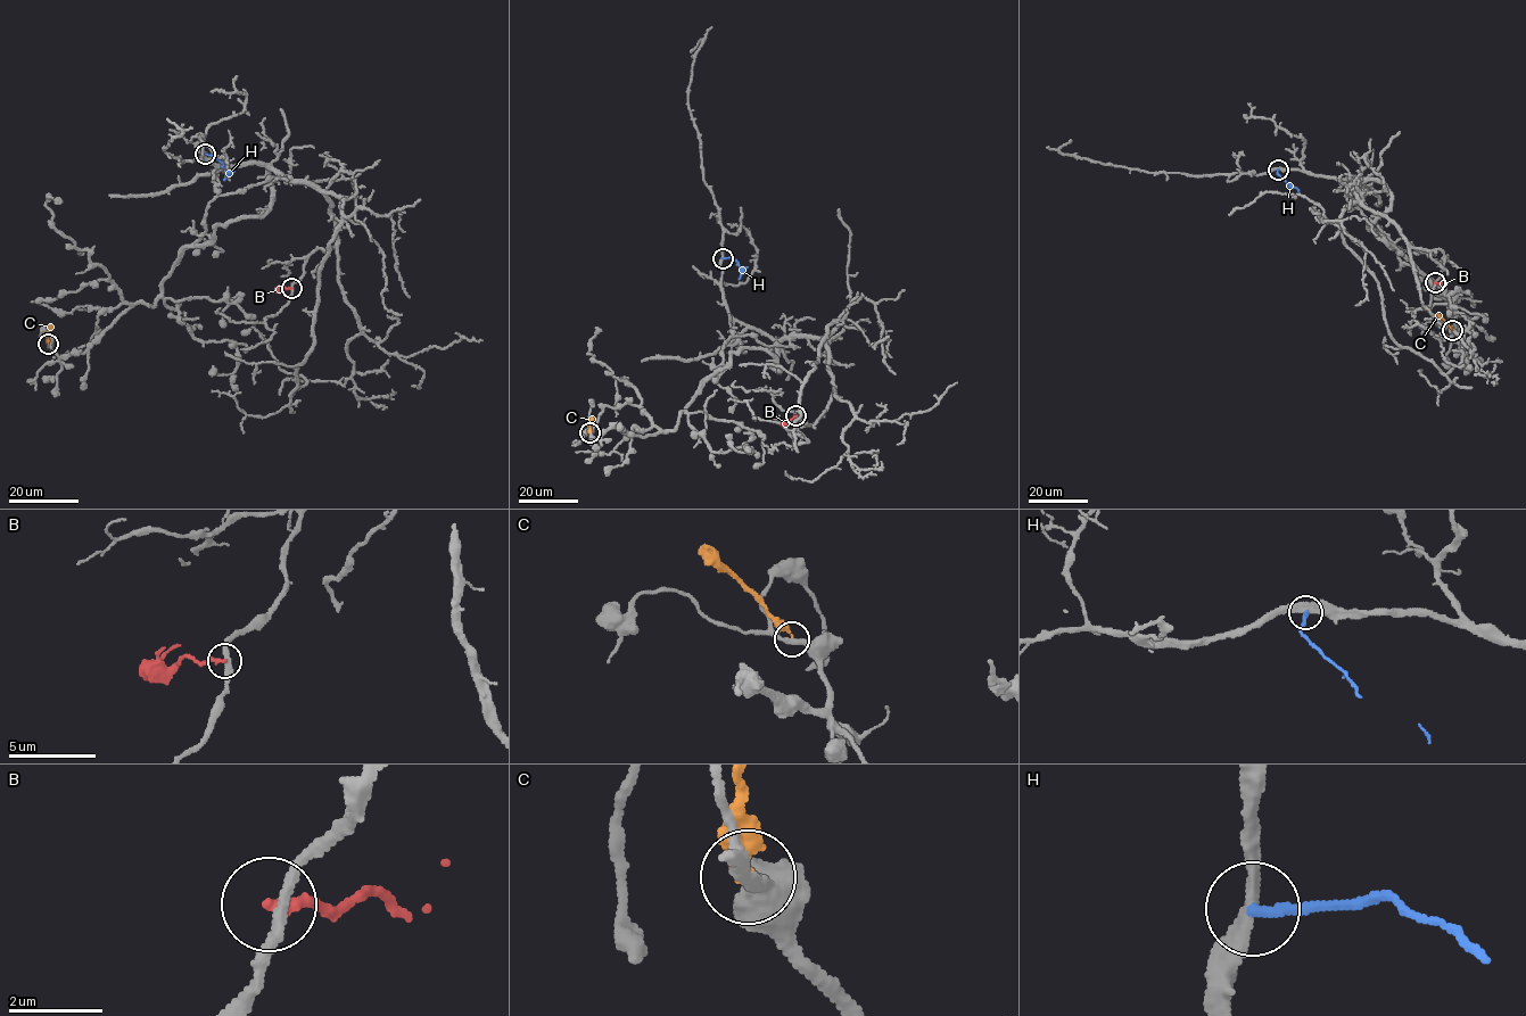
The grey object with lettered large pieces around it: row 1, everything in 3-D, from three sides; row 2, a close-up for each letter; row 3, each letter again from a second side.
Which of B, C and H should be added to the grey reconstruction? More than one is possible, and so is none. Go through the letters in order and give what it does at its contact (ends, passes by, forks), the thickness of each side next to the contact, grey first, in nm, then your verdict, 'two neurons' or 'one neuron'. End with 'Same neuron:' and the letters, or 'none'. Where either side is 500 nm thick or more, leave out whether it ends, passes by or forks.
B: it ends | 260/200 nm | two neurons
C: it ends | 340/280 nm | two neurons
H: it ends | 360/200 nm | two neurons
Same neuron: none

